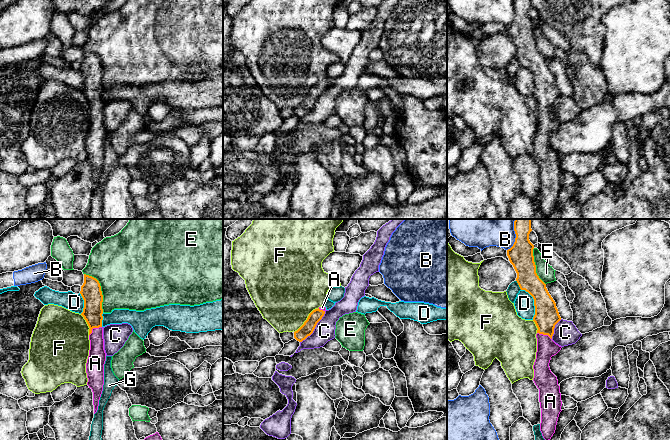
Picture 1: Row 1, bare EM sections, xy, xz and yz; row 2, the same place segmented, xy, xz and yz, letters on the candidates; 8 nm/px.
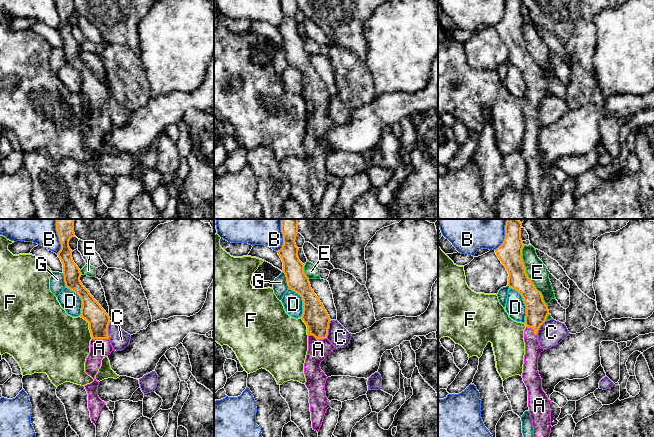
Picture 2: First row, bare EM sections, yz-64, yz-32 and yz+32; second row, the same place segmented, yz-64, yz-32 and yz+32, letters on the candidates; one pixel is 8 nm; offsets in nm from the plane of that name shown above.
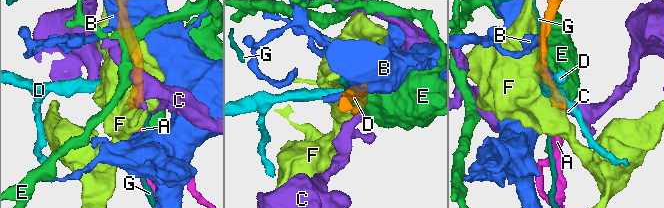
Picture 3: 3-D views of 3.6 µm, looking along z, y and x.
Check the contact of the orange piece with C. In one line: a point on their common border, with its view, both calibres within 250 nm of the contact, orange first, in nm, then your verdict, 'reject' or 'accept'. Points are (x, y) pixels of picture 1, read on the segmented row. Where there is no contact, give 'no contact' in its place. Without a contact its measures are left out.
xz (314, 328) | 100/160 nm | reject

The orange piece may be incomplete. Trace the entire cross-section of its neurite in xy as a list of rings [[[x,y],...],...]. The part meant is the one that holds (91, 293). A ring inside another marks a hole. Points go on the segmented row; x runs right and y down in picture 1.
[[[84,274],[84,283],[80,294],[84,300],[84,308],[81,315],[89,326],[90,350],[86,363],[87,385],[93,392],[94,414],[98,410],[99,400],[104,385],[104,364],[106,353],[103,339],[103,295],[99,281]]]

